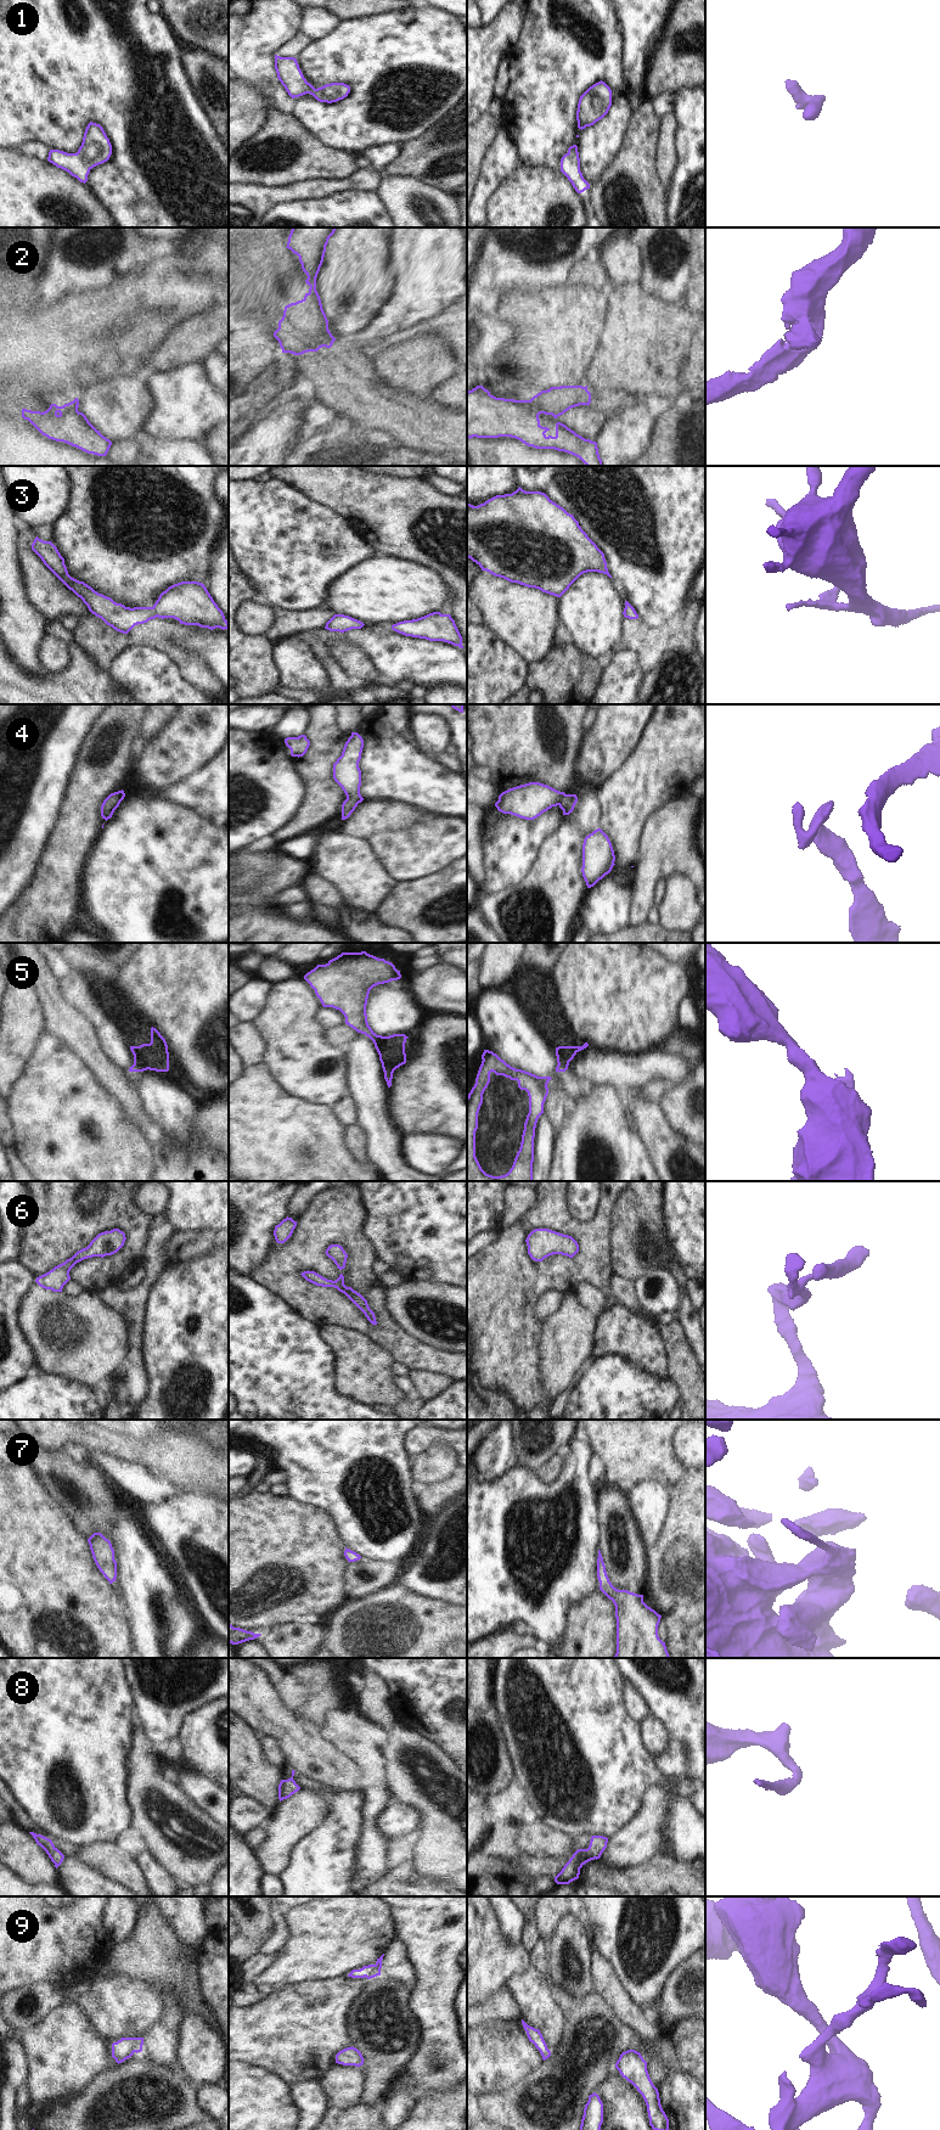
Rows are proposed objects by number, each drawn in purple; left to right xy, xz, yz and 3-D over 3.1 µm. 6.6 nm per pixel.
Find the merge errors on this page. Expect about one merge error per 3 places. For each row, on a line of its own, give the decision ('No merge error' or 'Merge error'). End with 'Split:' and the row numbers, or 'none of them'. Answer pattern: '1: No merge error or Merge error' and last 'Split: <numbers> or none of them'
1: No merge error
2: Merge error
3: No merge error
4: No merge error
5: Merge error
6: No merge error
7: No merge error
8: No merge error
9: No merge error
Split: 2, 5.

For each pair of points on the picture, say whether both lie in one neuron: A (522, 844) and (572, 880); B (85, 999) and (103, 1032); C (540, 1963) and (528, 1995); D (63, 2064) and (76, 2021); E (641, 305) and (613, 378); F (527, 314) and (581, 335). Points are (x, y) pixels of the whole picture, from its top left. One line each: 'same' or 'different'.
A: different
B: different
C: different
D: same
E: same
F: same

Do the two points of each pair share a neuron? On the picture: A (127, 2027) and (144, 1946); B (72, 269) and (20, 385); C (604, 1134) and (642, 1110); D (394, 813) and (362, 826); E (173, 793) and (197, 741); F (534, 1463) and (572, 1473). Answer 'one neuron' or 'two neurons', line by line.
A: two neurons
B: two neurons
C: one neuron
D: one neuron
E: two neurons
F: two neurons

